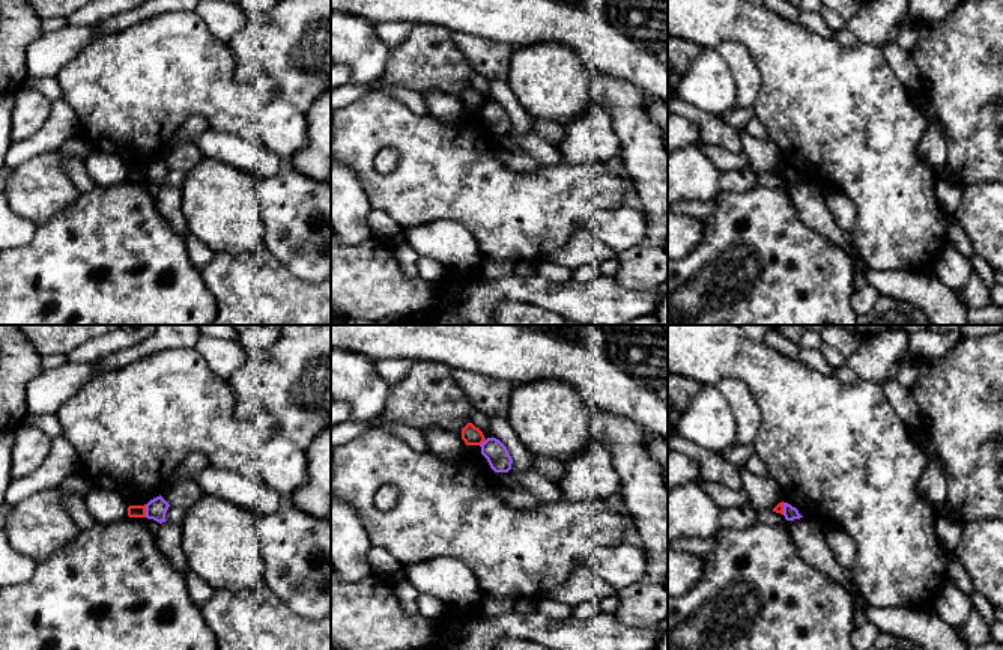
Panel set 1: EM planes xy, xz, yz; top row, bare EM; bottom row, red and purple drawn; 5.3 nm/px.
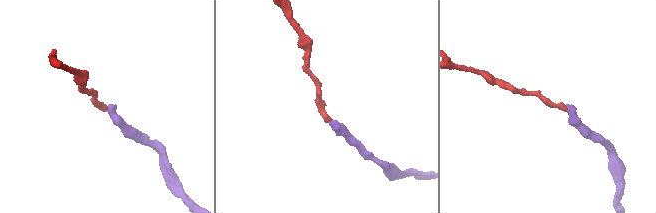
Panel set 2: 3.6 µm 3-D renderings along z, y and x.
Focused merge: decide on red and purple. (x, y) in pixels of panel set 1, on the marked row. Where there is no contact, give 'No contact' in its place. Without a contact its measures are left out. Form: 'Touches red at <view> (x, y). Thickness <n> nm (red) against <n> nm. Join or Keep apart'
Touches red at xy (145, 510). Thickness 60 nm (red) against 110 nm. Keep apart

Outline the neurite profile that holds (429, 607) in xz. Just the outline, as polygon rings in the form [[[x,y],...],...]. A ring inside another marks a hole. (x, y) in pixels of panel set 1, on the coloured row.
[[[420,593],[417,603],[418,603],[418,614],[421,614],[426,618],[438,618],[450,612],[450,606],[432,594]]]

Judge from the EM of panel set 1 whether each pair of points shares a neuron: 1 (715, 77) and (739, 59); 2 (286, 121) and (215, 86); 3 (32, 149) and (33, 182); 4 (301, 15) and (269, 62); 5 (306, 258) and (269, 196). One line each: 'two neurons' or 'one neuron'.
1: two neurons
2: two neurons
3: two neurons
4: one neuron
5: one neuron

